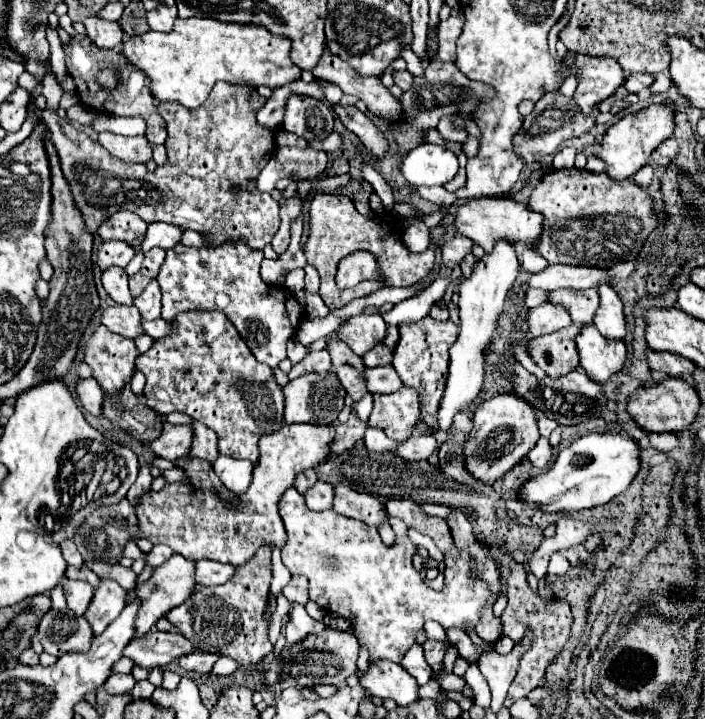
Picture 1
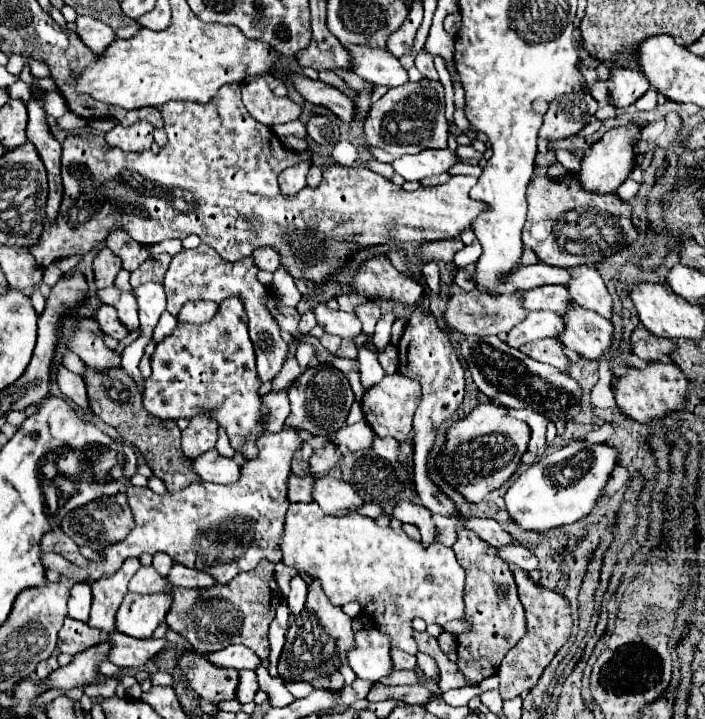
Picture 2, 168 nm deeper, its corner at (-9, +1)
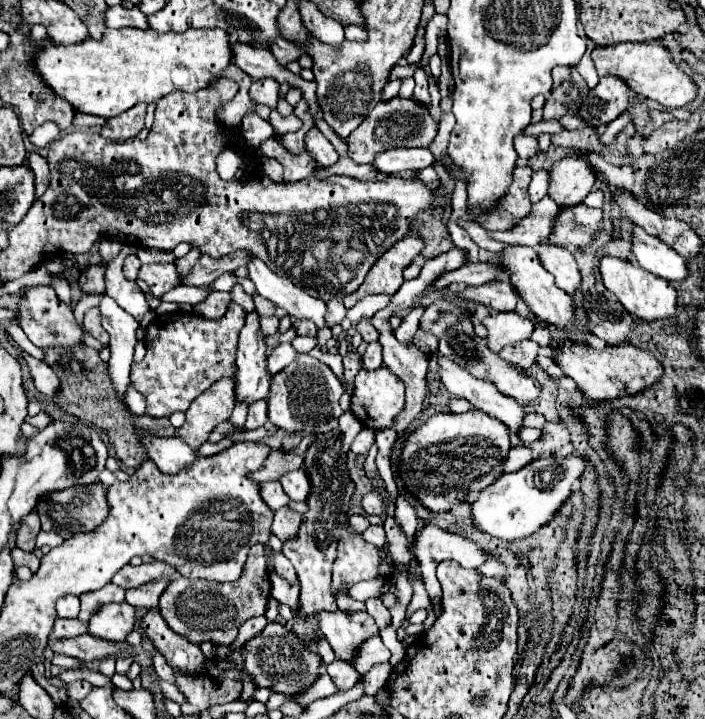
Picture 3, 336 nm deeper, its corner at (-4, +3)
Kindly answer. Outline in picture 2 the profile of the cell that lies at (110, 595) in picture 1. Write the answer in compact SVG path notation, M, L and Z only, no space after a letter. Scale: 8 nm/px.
M129 558L113 576L101 578L95 584L91 584L93 606L91 606L91 616L87 620L89 626L99 628L107 634L113 632L115 614L119 610L121 600L127 594L127 584L140 566L137 558Z

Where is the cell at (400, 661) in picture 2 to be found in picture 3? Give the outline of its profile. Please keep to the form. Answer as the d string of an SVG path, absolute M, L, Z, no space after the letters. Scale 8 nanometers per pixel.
M376 636L376 640L368 640L368 644L364 644L364 648L360 648L360 660L356 660L354 666L360 674L368 674L372 666L388 662L388 660L390 660L390 650Z

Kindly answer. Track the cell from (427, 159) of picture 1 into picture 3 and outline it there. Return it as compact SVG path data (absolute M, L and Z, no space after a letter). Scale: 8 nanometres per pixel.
M394 148L380 152L374 166L386 174L398 174L402 170L422 170L434 164L434 154L428 148Z

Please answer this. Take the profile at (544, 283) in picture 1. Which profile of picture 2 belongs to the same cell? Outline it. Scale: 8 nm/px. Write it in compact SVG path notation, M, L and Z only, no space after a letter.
M531 264L531 266L517 266L509 278L505 278L507 284L511 284L517 290L533 290L537 286L545 284L565 284L569 282L569 272L563 268L555 266L545 266L545 264Z

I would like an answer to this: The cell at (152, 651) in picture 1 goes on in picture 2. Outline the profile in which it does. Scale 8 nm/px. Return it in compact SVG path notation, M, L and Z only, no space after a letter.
M111 632L107 634L109 642L113 642L113 650L109 652L109 662L121 666L121 668L141 668L147 660L151 660L155 654L161 652L165 646L165 640L137 640L129 638L121 632Z

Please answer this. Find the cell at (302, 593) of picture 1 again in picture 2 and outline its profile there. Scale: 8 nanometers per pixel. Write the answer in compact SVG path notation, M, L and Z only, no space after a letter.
M279 562L274 568L274 578L283 596L287 597L290 592L290 580L297 574L297 570L286 567L283 562Z

